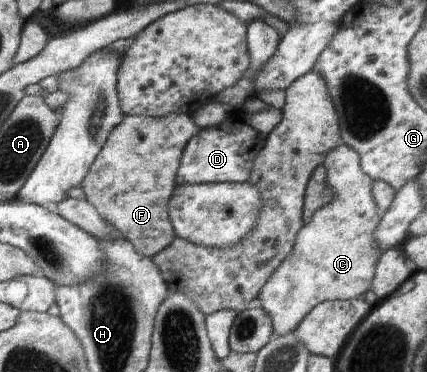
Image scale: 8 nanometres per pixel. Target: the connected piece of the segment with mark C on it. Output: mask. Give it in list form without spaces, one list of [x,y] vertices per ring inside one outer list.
[[[342,143],[326,154],[322,164],[333,192],[332,202],[318,209],[310,222],[302,225],[291,253],[271,274],[257,296],[270,317],[273,338],[294,331],[303,316],[317,304],[355,299],[368,292],[377,258],[382,252],[373,237],[382,218],[372,196],[373,178],[361,169],[358,153]]]

